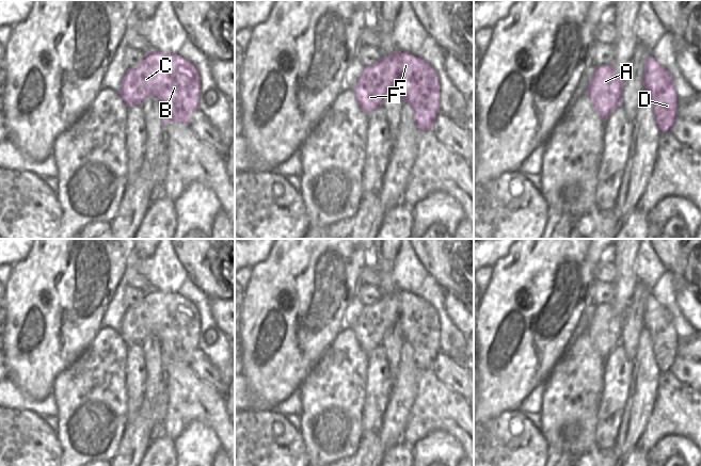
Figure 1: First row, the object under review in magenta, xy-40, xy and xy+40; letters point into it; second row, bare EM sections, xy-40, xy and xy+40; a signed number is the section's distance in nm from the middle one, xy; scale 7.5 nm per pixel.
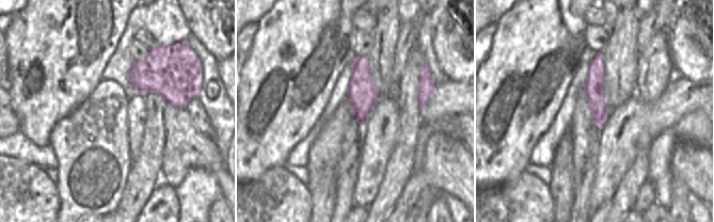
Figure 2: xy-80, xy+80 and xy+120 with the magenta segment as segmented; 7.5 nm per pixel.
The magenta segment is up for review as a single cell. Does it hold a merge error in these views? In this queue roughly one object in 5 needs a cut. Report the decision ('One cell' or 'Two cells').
One cell

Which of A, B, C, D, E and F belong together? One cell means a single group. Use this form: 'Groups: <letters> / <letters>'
Groups: A B C D E F

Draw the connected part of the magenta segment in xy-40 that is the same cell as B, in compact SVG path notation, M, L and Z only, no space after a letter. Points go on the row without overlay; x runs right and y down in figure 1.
M148 290L143 300L133 307L128 307L122 327L117 331L127 346L141 343L153 335L160 340L162 347L162 364L165 360L178 360L190 364L190 353L198 348L201 334L201 317L194 304L177 292Z

